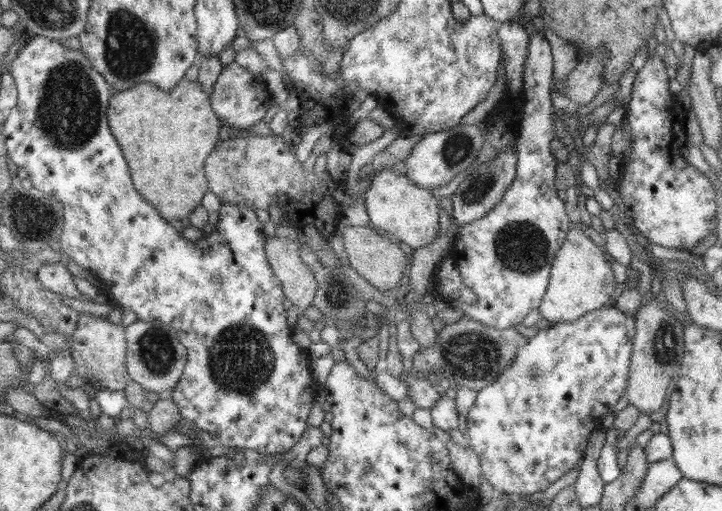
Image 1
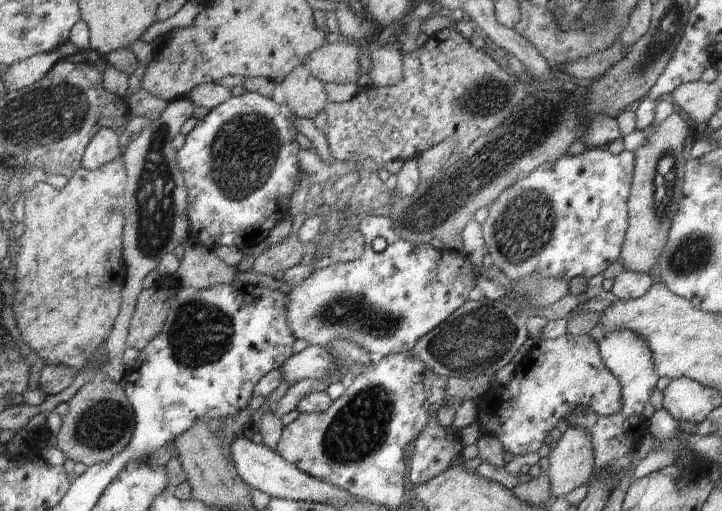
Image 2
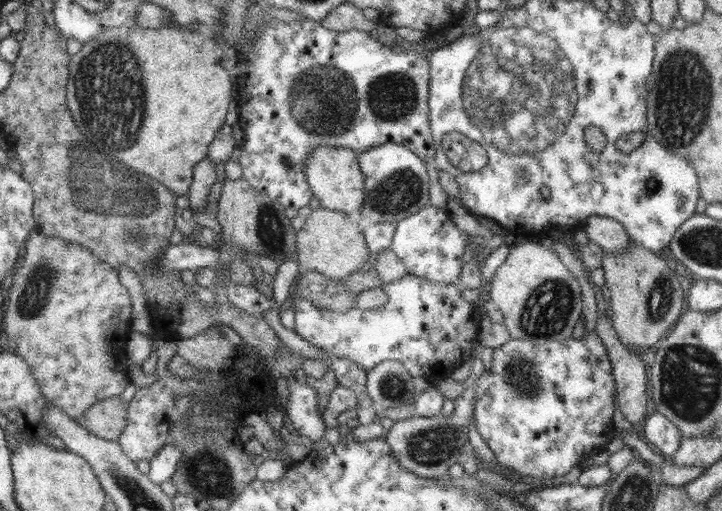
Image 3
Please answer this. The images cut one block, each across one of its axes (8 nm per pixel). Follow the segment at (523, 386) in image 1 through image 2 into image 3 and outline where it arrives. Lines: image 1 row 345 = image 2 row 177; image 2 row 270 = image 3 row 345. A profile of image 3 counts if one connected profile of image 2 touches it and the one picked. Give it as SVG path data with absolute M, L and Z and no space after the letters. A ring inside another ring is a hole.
M588 330L582 339L574 339L569 336L563 342L544 342L540 344L533 344L527 340L520 340L518 338L511 338L508 342L502 343L500 347L493 349L492 367L490 371L484 370L484 373L478 378L475 383L475 409L474 409L474 425L481 435L481 438L490 446L492 453L496 456L496 461L506 468L510 469L516 474L534 477L535 479L554 479L555 477L563 477L566 473L570 473L572 469L577 468L592 455L599 450L604 450L615 437L613 418L614 414L614 392L616 390L616 383L612 375L613 369L611 362L602 339L598 336L595 330Z

